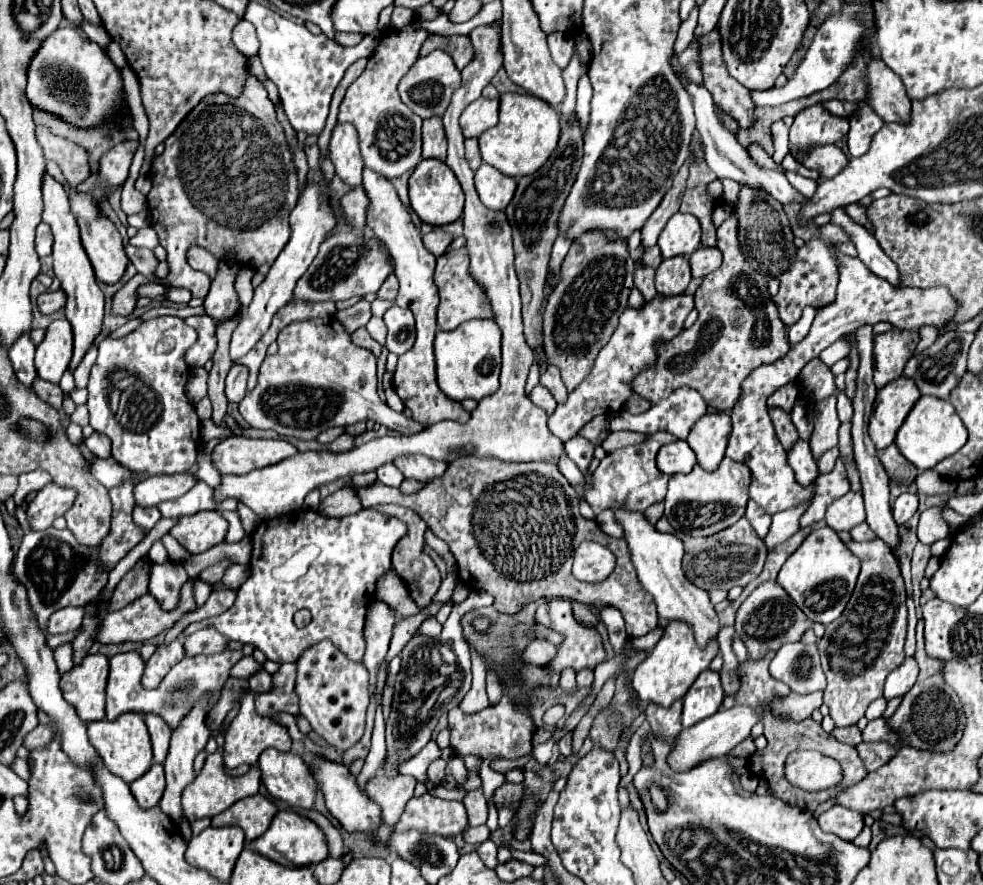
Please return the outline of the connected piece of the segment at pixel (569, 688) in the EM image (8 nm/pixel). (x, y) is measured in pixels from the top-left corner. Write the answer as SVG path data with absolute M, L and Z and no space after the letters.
M565 668L560 675L559 685L565 693L572 694L576 689L576 672L572 668Z

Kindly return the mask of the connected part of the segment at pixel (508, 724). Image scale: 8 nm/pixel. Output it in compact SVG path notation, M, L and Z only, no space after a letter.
M507 694L501 698L497 706L489 706L477 714L467 714L461 708L449 710L447 720L449 732L451 732L451 748L457 752L457 756L463 754L475 754L481 758L487 758L489 754L499 754L501 758L521 758L533 748L533 722L525 712L525 706L515 706L509 702Z

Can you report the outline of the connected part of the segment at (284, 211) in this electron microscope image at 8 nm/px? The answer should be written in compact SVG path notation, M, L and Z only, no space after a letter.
M249 74L249 84L245 86L245 94L241 98L225 98L225 94L209 94L209 98L203 98L197 108L189 114L189 118L185 118L185 122L181 122L181 126L167 138L165 142L165 152L155 160L155 164L151 166L149 170L149 180L153 184L151 192L147 194L147 202L149 202L149 212L151 212L151 226L155 228L157 236L159 236L159 244L167 250L167 264L169 264L169 274L165 278L133 278L129 284L125 284L115 296L113 296L113 314L119 314L119 316L129 316L133 312L133 304L137 302L137 288L143 286L143 284L149 284L149 282L157 282L157 284L163 284L163 286L171 286L171 288L187 288L191 290L191 294L195 298L205 298L209 292L209 276L205 272L197 272L193 270L187 260L185 260L185 252L191 244L199 244L203 248L207 248L209 252L213 252L217 258L221 258L221 254L225 250L235 250L237 252L237 260L243 264L243 266L253 266L253 268L259 268L261 264L273 264L275 258L279 256L279 252L285 248L285 244L289 242L289 236L291 236L291 228L289 228L289 214L297 202L297 194L299 194L299 182L297 182L297 168L293 164L293 154L291 154L291 148L289 148L289 142L285 138L285 132L283 132L283 126L279 124L277 116L275 116L275 106L273 102L269 100L267 96L267 90L265 86Z

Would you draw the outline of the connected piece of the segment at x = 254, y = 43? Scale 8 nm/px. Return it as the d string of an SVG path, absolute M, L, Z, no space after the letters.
M241 20L233 29L232 40L237 49L245 56L257 55L259 41L253 24L247 20Z

